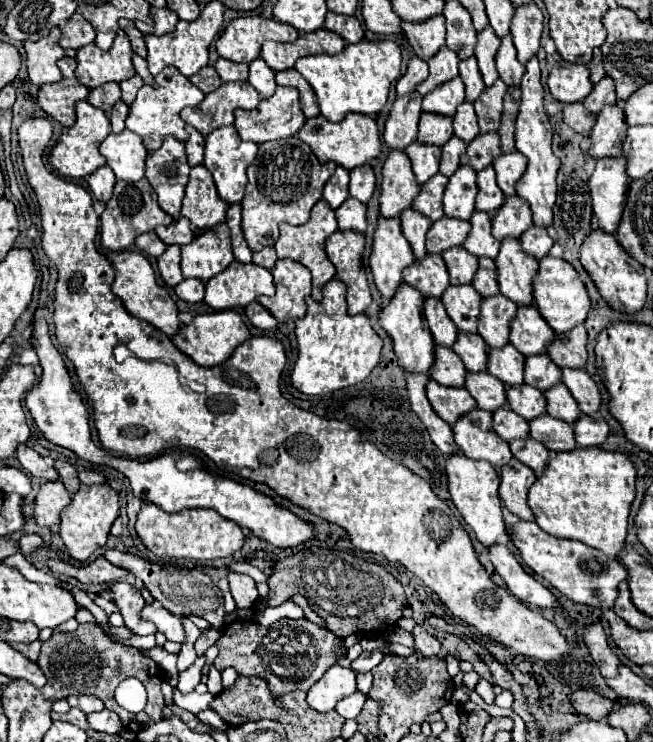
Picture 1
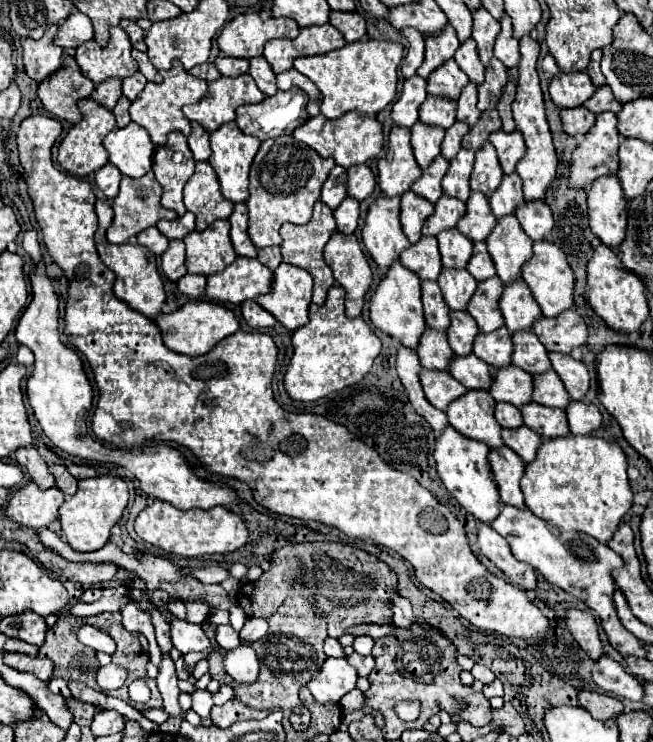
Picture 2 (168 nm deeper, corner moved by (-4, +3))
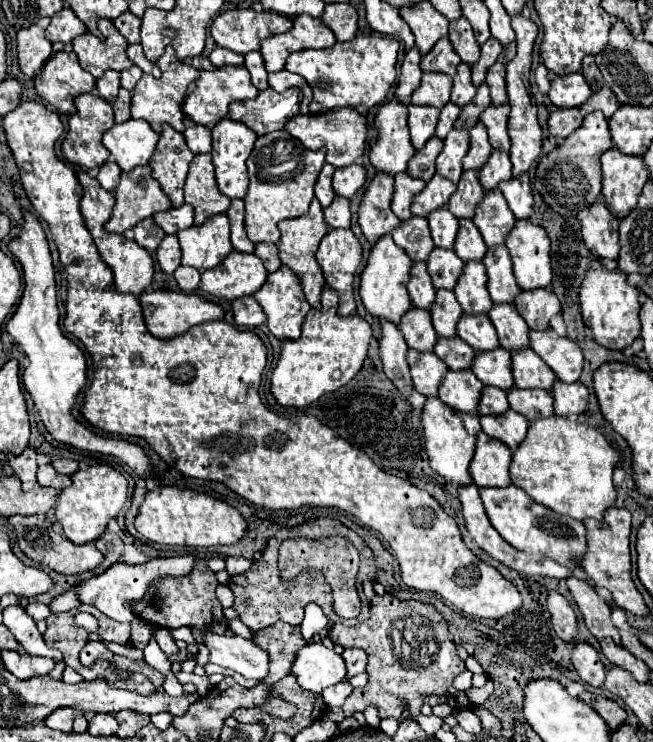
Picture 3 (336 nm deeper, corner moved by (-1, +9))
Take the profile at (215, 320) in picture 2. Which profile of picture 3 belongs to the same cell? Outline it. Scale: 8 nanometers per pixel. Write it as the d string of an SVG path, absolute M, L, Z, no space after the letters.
M145 291L139 295L139 303L143 309L143 319L153 337L159 339L171 339L175 335L181 335L183 331L191 329L193 325L199 325L203 321L219 319L223 317L223 309L217 303L205 301L199 295L193 293L175 293L175 291Z

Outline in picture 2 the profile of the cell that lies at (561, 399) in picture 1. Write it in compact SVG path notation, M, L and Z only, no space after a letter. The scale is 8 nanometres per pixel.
M554 371L534 377L534 397L532 399L540 405L558 407L558 409L566 409L566 405L570 405L570 395L566 393L566 389L562 389L562 381Z

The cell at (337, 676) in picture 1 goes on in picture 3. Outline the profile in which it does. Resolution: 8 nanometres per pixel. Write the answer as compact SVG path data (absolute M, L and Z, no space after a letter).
M309 641L299 649L299 655L295 655L295 663L291 665L291 675L295 675L297 683L315 695L325 687L345 681L345 673L343 657L319 641Z

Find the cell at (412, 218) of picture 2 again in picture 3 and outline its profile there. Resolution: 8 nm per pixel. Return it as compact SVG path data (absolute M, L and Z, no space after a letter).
M407 173L395 177L395 193L393 193L391 209L393 209L393 213L395 213L401 221L405 221L405 219L411 217L411 211L409 211L411 201L413 201L413 197L415 197L423 187L425 187L425 181L423 181L423 179L415 179L415 177L407 175Z

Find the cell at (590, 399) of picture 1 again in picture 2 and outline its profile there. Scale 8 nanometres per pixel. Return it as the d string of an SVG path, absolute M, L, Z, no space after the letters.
M550 353L550 361L554 371L560 375L562 383L566 385L570 397L574 401L582 401L590 389L590 375L586 365L562 353Z

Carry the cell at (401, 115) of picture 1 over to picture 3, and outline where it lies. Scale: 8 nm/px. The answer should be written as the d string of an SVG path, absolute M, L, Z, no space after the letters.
M417 45L411 47L411 51L405 53L405 59L403 59L403 65L401 65L401 75L397 79L397 89L395 89L395 95L397 99L401 99L403 103L409 101L411 93L419 87L421 83L421 67L419 67L419 61L421 61L421 55L419 55L419 49Z

